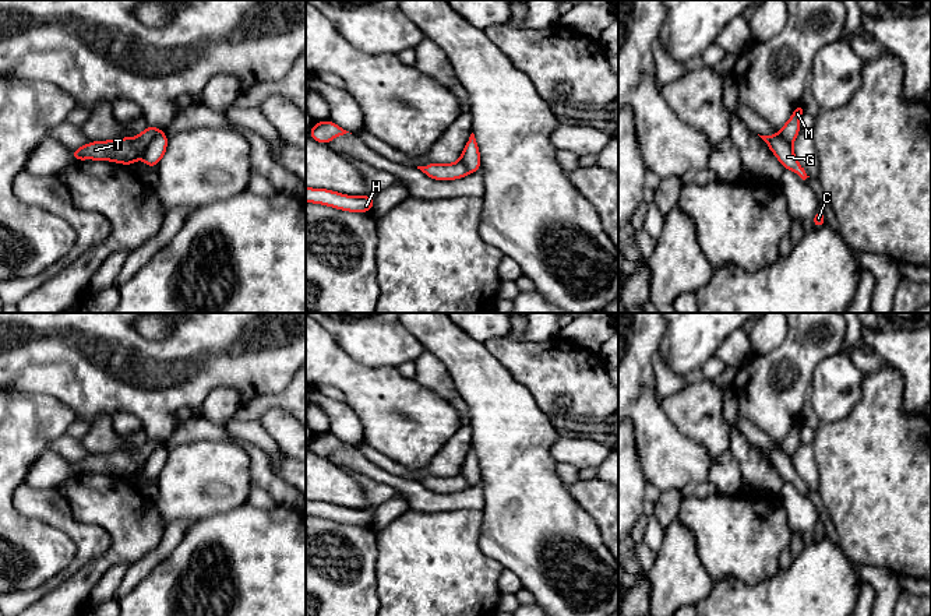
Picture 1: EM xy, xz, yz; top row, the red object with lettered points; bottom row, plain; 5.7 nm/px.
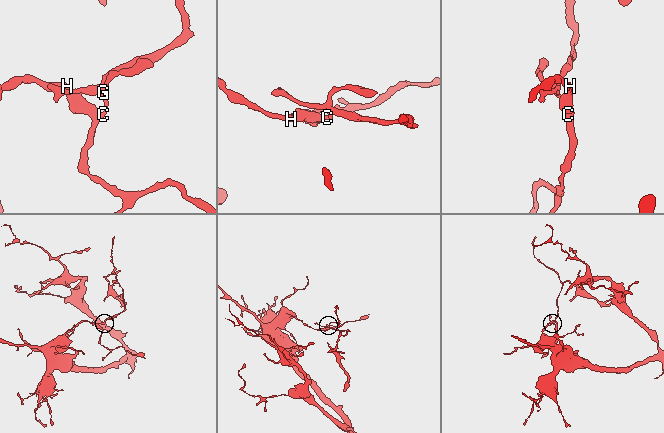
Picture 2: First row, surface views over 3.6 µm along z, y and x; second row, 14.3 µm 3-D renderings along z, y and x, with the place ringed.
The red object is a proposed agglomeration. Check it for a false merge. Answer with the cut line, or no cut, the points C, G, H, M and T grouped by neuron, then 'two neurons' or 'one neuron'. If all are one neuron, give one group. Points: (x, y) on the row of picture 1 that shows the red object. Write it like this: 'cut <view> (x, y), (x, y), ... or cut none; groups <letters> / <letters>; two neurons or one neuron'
cut xy (162, 132), (141, 154); groups C G H / M T; two neurons

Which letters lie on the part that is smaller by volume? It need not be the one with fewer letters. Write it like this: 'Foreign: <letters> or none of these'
Foreign: M, T

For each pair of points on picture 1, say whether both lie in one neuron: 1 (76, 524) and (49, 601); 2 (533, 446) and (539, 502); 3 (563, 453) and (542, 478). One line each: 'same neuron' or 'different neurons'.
1: same neuron
2: same neuron
3: different neurons

